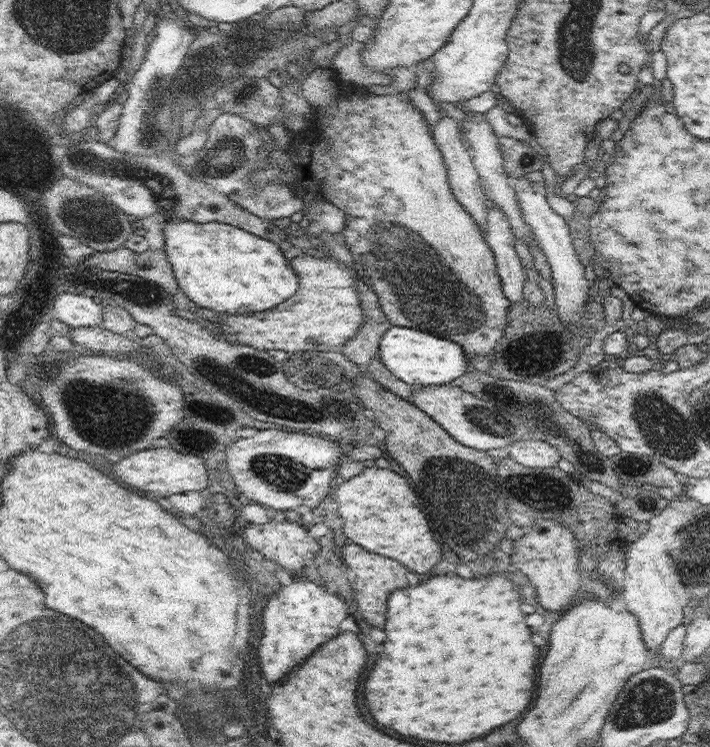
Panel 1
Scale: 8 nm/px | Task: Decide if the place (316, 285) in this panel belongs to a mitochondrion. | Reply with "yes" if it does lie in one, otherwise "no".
no

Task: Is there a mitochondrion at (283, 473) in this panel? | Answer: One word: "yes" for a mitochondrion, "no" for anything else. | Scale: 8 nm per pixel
yes

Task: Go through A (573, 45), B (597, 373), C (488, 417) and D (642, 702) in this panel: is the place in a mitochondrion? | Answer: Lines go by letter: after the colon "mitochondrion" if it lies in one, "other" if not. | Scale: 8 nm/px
A: mitochondrion
B: other
C: mitochondrion
D: mitochondrion

